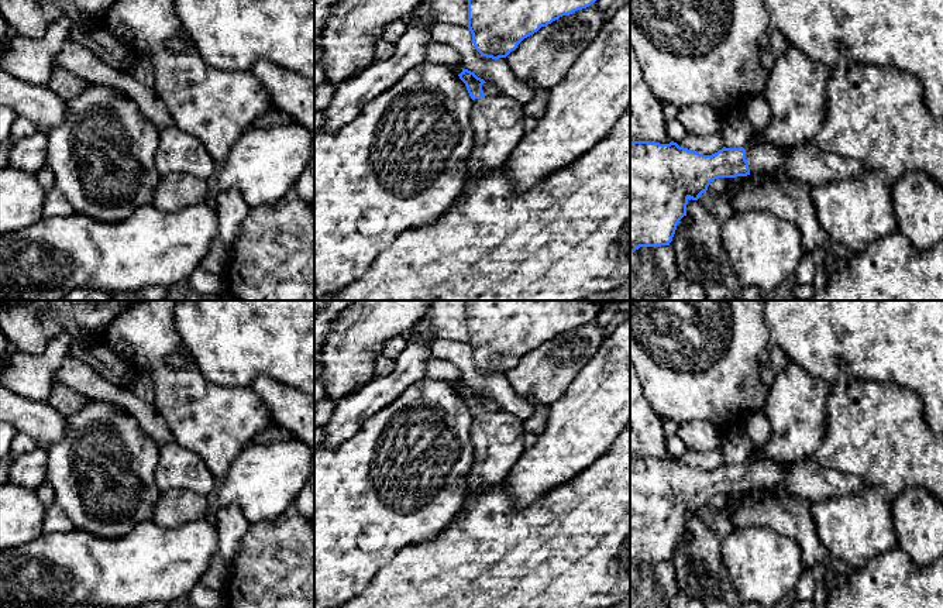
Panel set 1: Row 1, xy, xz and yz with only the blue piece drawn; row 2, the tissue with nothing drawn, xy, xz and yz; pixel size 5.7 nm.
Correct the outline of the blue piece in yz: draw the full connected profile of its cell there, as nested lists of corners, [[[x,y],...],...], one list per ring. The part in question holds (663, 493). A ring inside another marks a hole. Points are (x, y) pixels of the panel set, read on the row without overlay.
[[[747,457],[739,464],[723,463],[712,471],[670,460],[630,458],[630,569],[640,563],[670,561],[688,518],[698,516],[717,494],[747,492],[751,488],[784,487],[791,495],[813,502],[864,491],[868,484],[856,475],[819,466],[813,458],[782,467],[768,458]]]

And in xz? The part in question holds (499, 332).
[[[468,300],[468,344],[475,365],[486,374],[506,374],[527,353],[562,332],[593,320],[606,300]]]

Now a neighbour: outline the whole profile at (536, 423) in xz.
[[[534,405],[533,416],[523,420],[524,430],[538,436],[546,427],[548,415],[550,408],[547,405]]]

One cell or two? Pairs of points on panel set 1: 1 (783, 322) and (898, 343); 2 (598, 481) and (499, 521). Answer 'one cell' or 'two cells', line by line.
1: one cell
2: one cell

